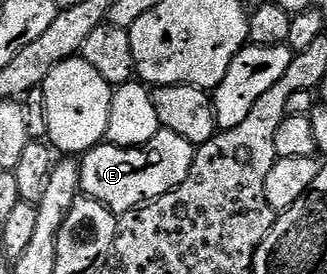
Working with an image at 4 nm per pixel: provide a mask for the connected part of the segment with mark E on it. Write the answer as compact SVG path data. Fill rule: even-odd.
M160 128L147 145L139 149L122 149L110 143L100 143L79 161L79 188L112 213L122 215L138 209L173 192L189 175L193 167L196 146L190 145L181 135Z

